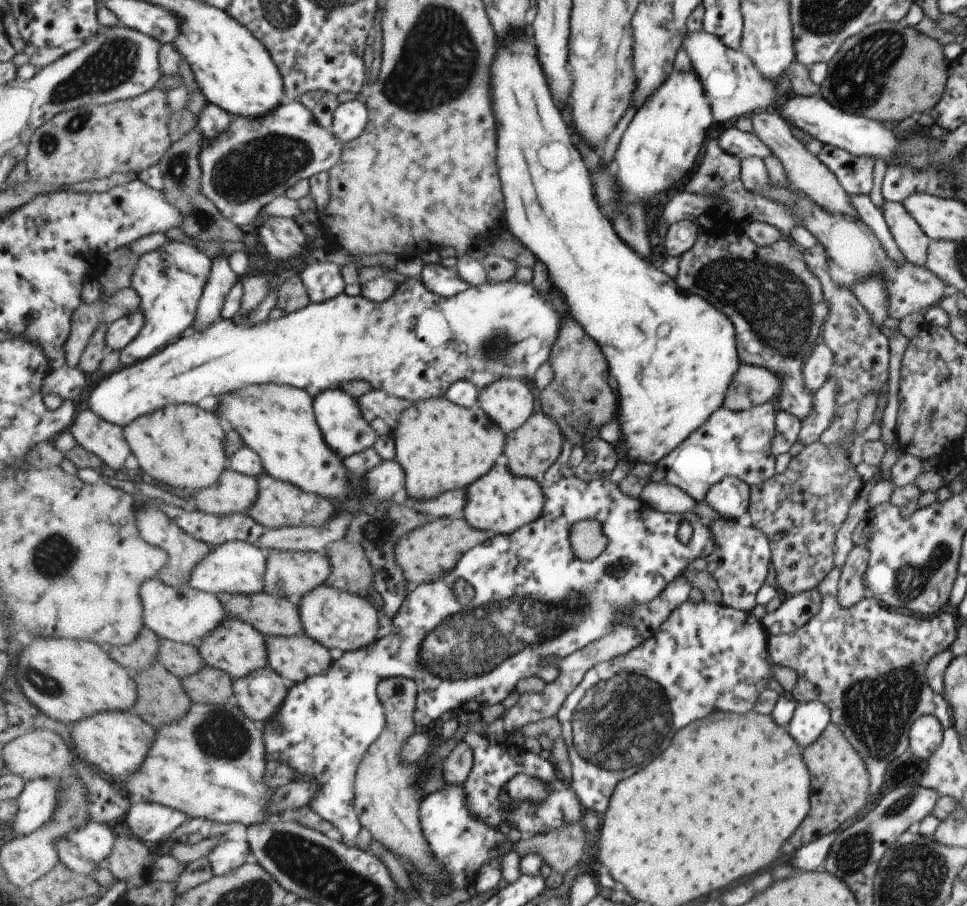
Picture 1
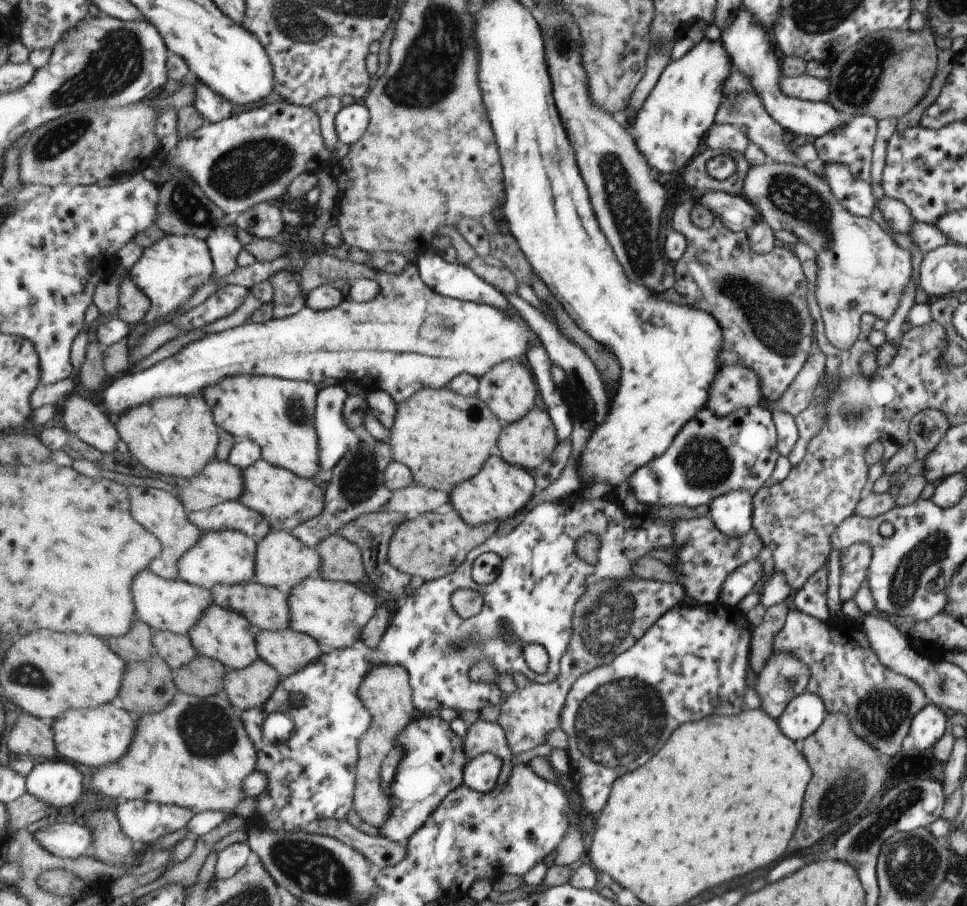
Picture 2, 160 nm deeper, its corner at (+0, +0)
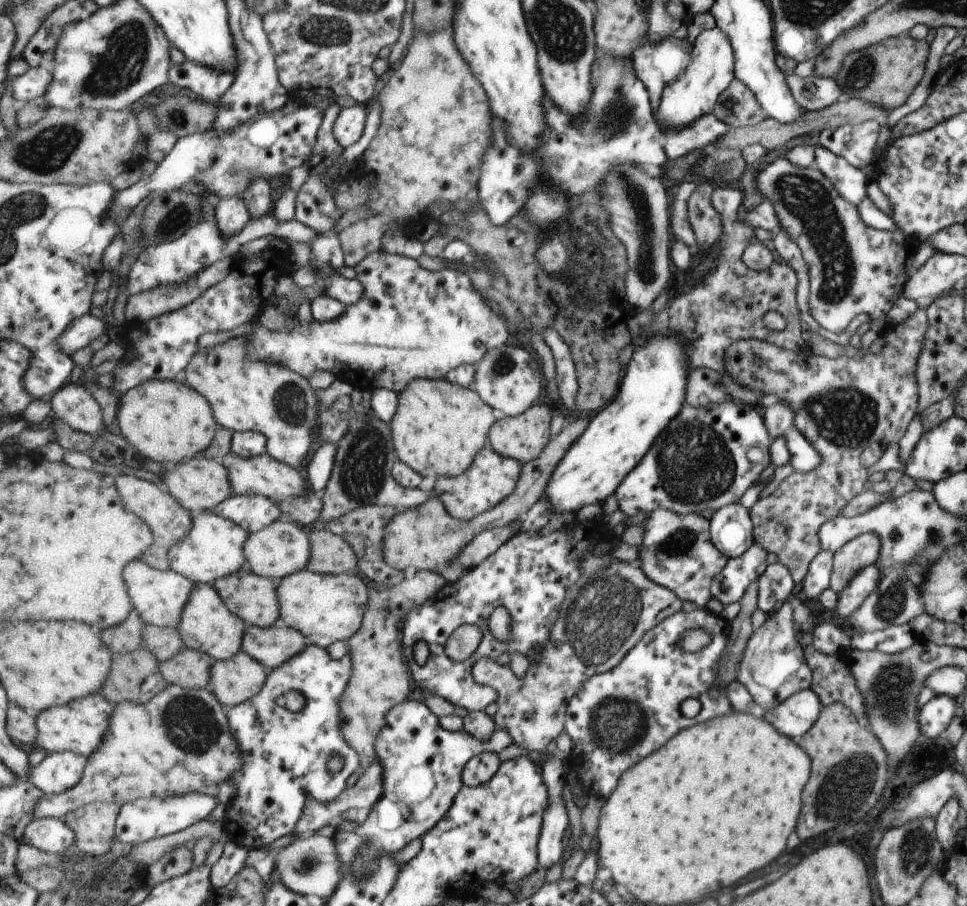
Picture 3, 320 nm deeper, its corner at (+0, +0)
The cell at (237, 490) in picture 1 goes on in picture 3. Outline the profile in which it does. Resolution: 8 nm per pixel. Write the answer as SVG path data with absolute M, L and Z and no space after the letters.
M201 453L176 465L167 466L165 469L161 475L162 486L193 514L212 510L234 493L226 465L222 461L209 460Z

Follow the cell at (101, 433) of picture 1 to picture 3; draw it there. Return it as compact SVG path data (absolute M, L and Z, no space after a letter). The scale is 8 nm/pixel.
M82 381L76 384L67 382L51 397L56 417L72 428L94 437L100 437L105 430L102 406Z

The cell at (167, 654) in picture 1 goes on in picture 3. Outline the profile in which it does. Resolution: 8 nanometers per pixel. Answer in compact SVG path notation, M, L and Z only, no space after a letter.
M145 624L142 630L144 646L149 649L162 663L173 658L186 644L179 629L173 627L158 627Z

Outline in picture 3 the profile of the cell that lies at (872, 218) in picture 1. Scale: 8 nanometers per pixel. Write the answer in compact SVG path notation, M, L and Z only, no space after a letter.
M819 143L814 148L814 166L830 179L834 189L855 206L866 196L867 180L861 169L851 166L846 159L833 154Z

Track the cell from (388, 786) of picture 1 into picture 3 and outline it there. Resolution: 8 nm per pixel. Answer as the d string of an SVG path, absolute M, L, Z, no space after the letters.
M416 571L411 579L392 587L369 588L370 600L361 628L347 641L352 658L352 677L340 702L340 730L345 740L358 752L361 771L374 764L378 758L374 740L386 723L387 713L394 706L412 698L411 673L403 660L404 646L401 626L413 609L423 606L438 594L447 581L440 572Z

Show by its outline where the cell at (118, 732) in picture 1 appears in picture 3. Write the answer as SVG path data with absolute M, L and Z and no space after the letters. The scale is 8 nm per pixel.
M101 691L61 706L45 709L36 717L36 725L38 726L37 748L45 749L49 753L73 751L89 758L91 753L94 753L102 745L113 711L114 706Z

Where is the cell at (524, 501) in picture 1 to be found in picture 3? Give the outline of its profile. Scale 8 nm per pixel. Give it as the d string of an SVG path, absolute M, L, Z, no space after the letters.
M493 447L484 448L478 452L473 465L465 473L437 477L433 493L443 501L449 514L458 519L471 520L493 510L502 500L513 494L522 473L522 465L518 459L500 455Z

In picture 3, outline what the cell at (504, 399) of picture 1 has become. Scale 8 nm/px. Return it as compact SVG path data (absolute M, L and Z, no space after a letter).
M499 345L489 349L476 366L473 389L502 416L521 414L535 405L543 392L543 373L539 360L523 346Z

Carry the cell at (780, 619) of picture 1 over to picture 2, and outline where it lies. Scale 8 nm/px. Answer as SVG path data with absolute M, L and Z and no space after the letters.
M823 565L817 573L811 574L801 589L796 591L792 601L789 601L791 607L821 622L831 619L825 604L826 580L827 567Z

